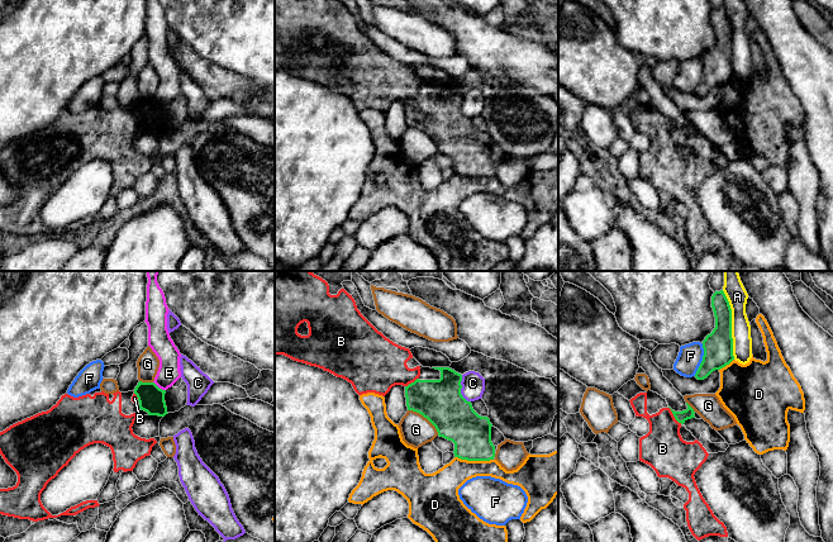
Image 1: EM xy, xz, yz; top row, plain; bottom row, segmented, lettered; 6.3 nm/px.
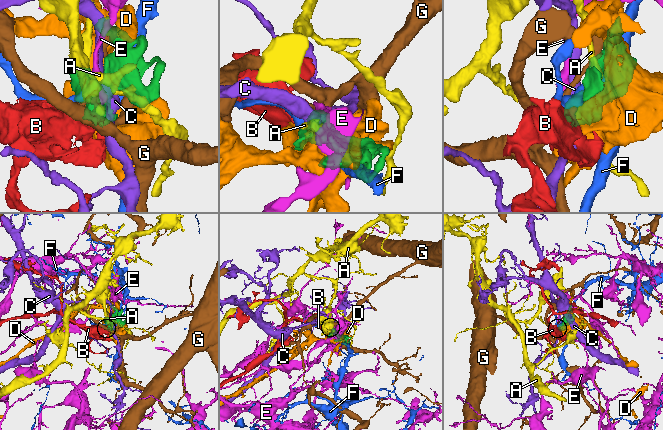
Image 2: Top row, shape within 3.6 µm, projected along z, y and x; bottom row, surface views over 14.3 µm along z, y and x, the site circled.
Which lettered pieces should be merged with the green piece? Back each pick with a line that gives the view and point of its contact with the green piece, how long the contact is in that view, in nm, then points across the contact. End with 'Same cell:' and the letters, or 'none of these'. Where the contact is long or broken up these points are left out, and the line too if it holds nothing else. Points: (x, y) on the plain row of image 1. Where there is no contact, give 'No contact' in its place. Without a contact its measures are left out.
B: Touches green at yz (674, 132). Shared border 140 nm. Path across: yz (680, 133), (674, 132), (665, 141), (662, 165)
Same cell: B

